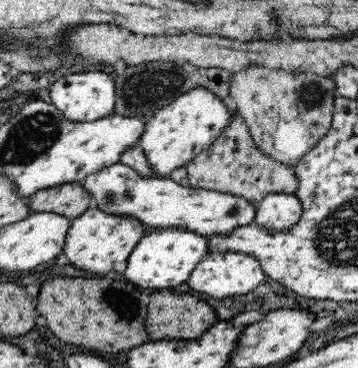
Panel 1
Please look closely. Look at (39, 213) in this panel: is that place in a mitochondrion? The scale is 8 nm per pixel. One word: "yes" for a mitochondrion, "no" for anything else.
no

